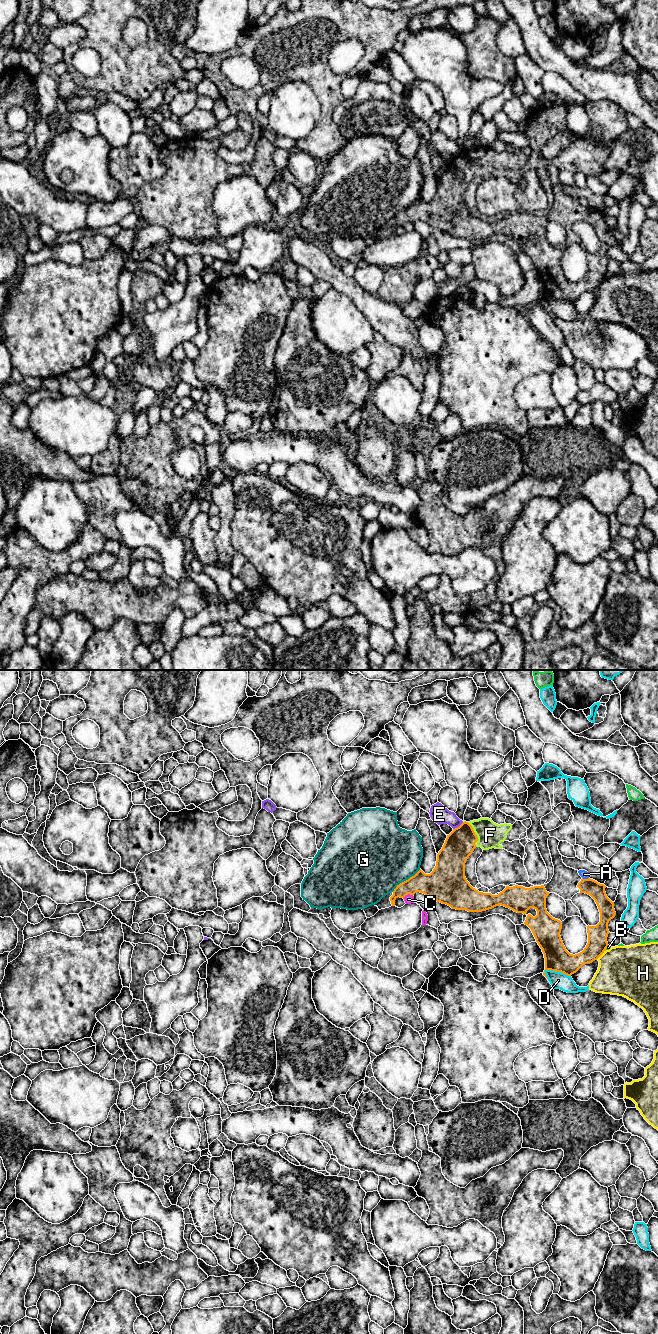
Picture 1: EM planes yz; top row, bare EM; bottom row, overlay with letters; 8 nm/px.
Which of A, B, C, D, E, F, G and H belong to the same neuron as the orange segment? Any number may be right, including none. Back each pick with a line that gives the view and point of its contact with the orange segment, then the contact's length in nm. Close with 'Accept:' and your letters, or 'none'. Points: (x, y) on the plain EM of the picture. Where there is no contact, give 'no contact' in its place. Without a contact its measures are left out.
F: contact yz (475, 162); length 220 nm
Accept: F

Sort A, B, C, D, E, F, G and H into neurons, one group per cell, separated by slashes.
A / B / C / D / E / F / G / H

